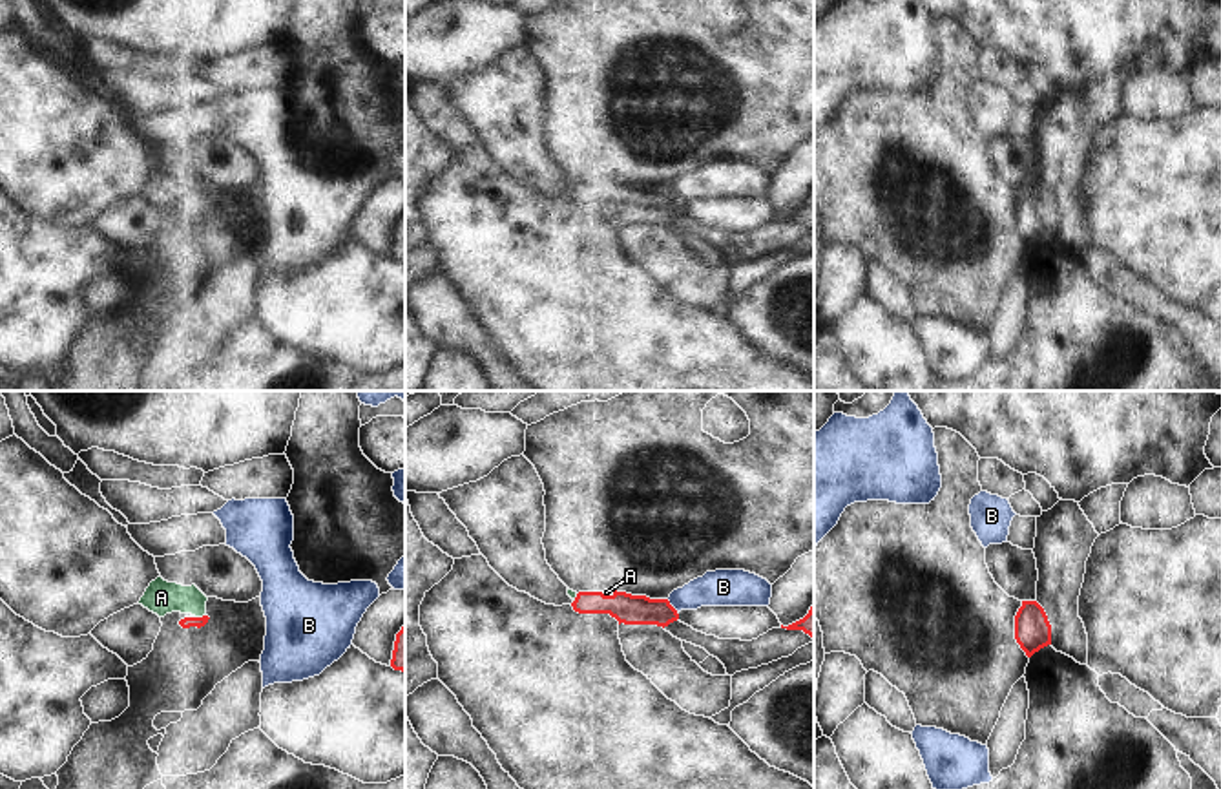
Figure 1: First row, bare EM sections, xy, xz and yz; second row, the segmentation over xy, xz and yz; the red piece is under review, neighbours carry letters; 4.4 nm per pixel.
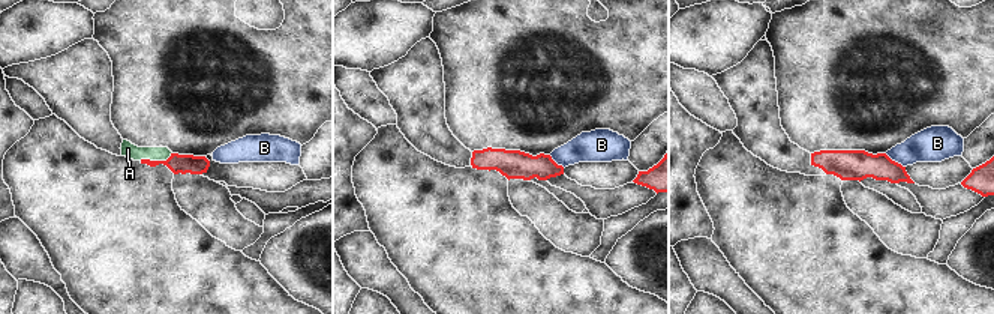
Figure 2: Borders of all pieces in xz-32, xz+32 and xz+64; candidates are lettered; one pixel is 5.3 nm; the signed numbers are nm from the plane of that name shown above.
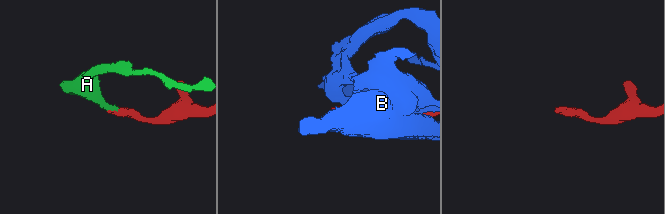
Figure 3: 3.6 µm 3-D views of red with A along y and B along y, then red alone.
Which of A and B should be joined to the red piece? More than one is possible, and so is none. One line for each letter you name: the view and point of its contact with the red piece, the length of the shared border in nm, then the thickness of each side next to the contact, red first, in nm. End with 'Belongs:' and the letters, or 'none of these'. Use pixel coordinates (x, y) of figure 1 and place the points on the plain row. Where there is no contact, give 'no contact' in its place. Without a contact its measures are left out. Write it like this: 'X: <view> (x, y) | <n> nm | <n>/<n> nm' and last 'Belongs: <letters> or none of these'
A: xy (199, 209) | 40 nm | 50/150 nm
Belongs: A

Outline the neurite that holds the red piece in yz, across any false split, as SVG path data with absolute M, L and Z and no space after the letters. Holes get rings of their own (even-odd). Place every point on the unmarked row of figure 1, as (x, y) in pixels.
M1022 192L1015 206L1015 230L1028 248L1051 236L1051 216L1037 192Z

